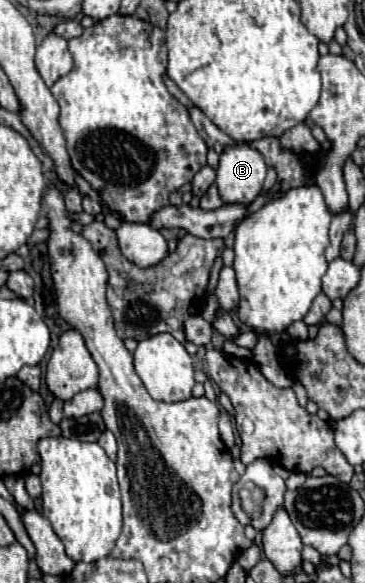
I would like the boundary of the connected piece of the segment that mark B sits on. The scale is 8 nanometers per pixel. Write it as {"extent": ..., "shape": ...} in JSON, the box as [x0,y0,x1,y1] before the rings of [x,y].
{"extent":[215,142,265,206],"shape":[[[239,142],[223,150],[215,180],[223,204],[249,206],[261,194],[265,174],[263,156],[249,144]]]}

